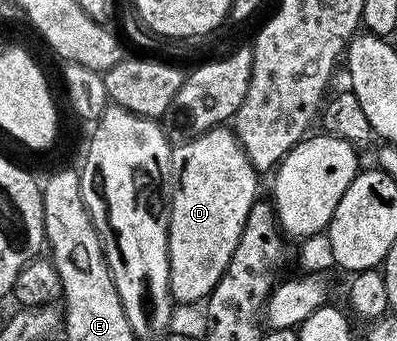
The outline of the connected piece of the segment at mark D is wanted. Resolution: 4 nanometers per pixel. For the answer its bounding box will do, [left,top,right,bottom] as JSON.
[168,127,259,305]

